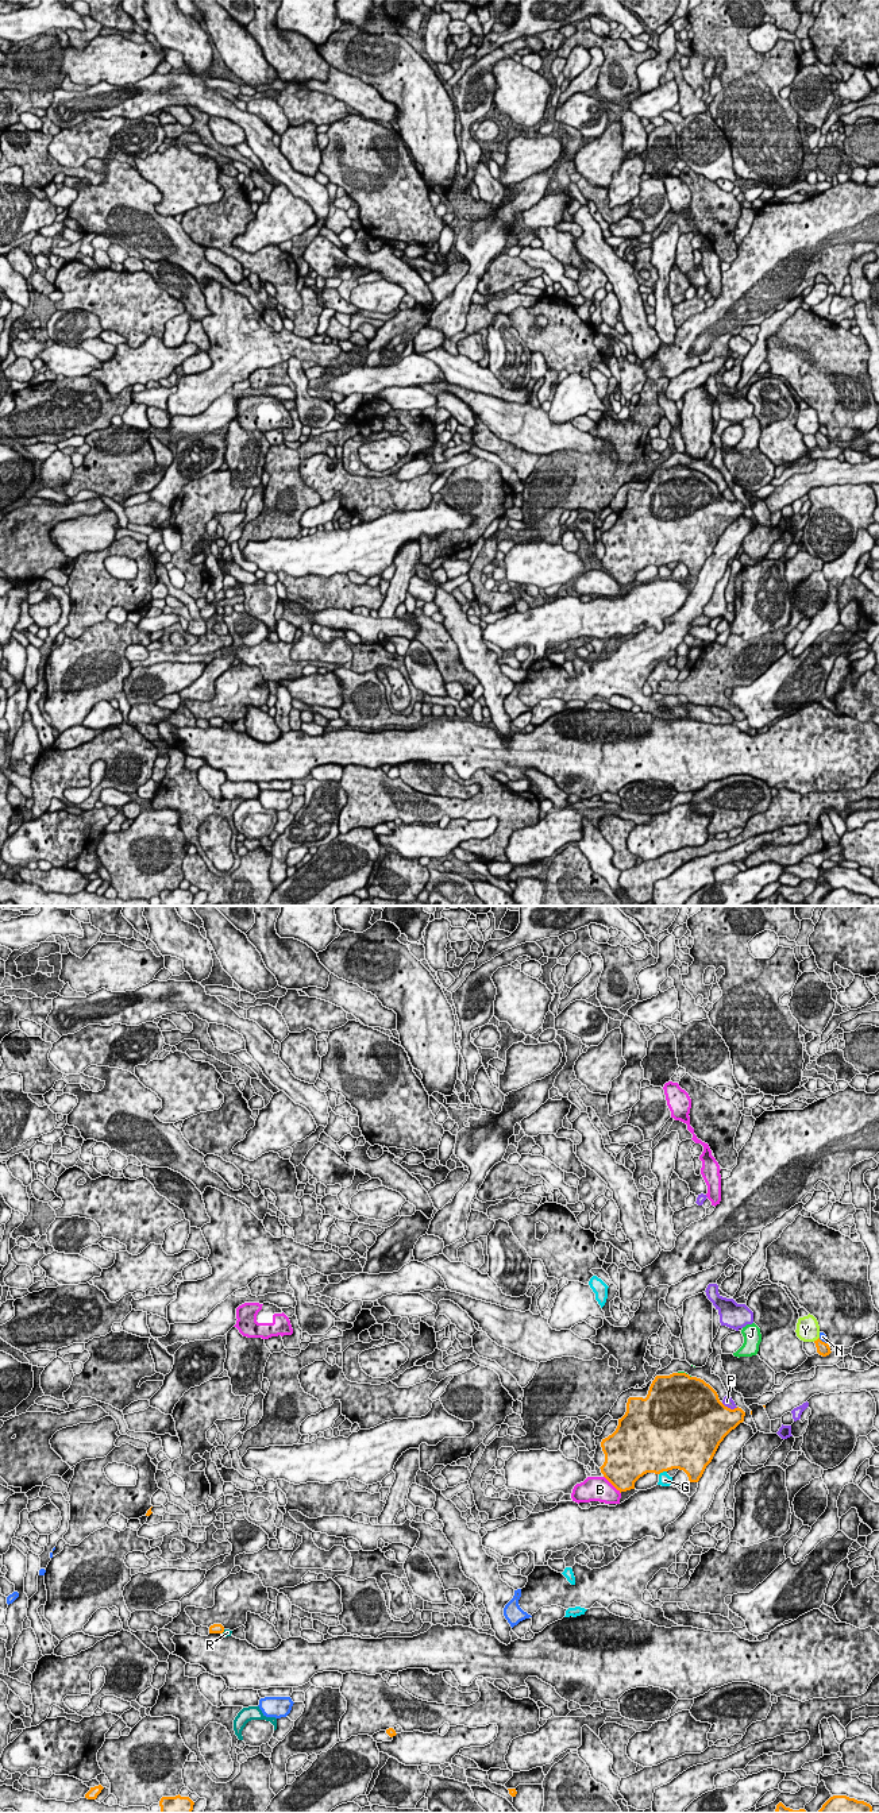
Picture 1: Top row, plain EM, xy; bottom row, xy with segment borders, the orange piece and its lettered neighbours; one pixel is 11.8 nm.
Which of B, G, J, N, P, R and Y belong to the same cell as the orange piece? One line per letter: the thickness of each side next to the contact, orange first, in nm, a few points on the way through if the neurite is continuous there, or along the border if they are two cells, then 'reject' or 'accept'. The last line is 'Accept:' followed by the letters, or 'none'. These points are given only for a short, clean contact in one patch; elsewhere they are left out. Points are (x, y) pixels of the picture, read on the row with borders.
B: 460/280 nm | reject
G: 500/160 nm | reject
J: 500/30 nm | reject
N: 160/90 nm | reject
P: 460/120 nm | reject
R: 130/90 nm | reject
Y: 160/280 nm | reject
Accept: none

